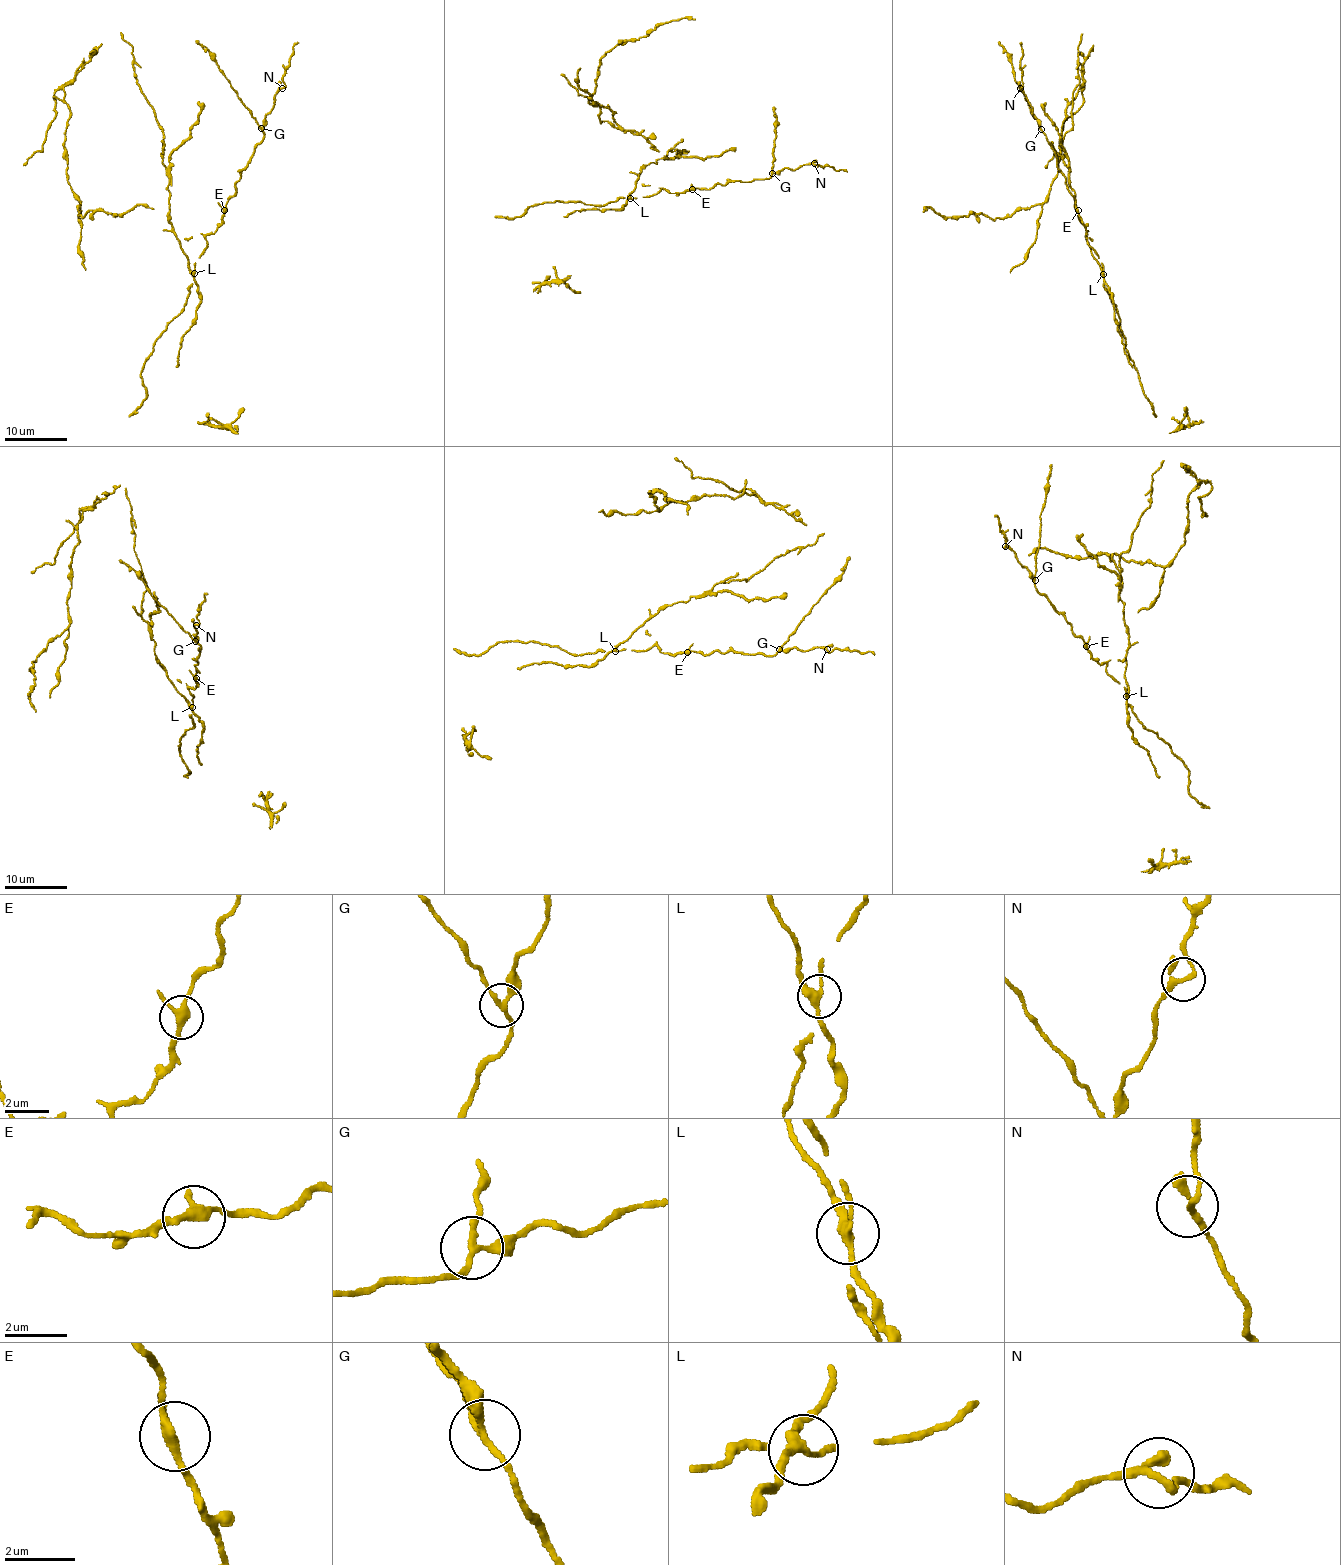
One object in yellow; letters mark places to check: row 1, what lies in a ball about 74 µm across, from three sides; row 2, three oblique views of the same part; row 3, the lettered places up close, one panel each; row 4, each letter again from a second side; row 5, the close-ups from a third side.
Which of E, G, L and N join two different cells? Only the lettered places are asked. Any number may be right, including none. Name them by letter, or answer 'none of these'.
G, L

